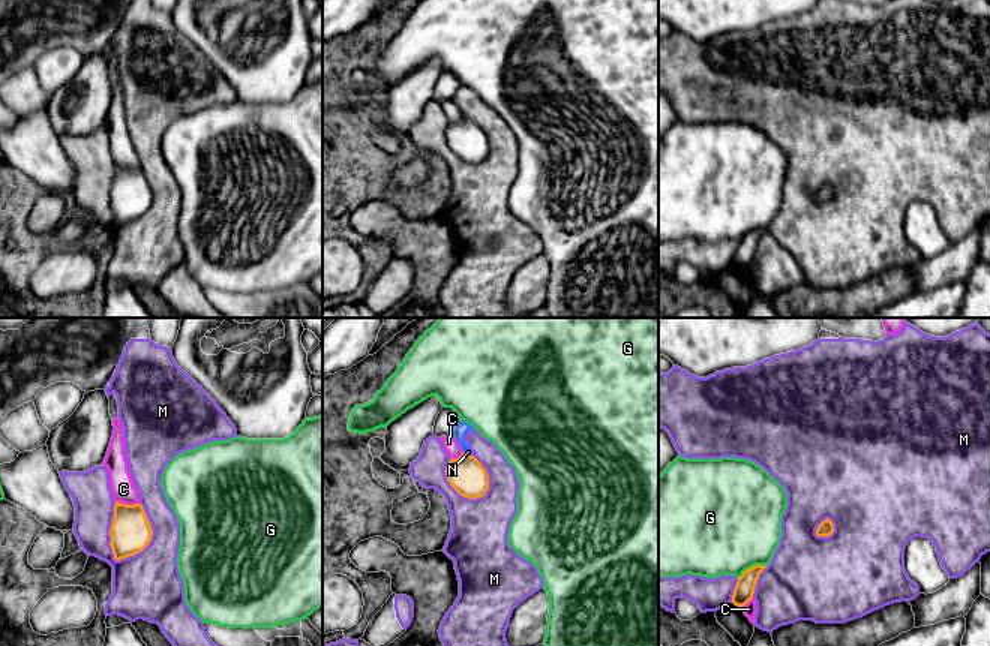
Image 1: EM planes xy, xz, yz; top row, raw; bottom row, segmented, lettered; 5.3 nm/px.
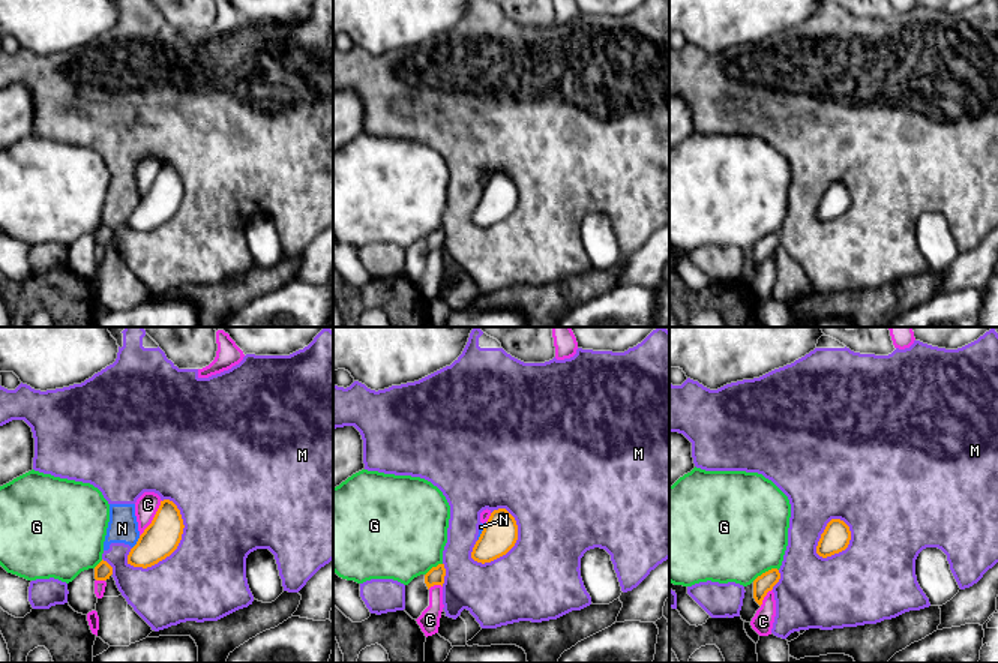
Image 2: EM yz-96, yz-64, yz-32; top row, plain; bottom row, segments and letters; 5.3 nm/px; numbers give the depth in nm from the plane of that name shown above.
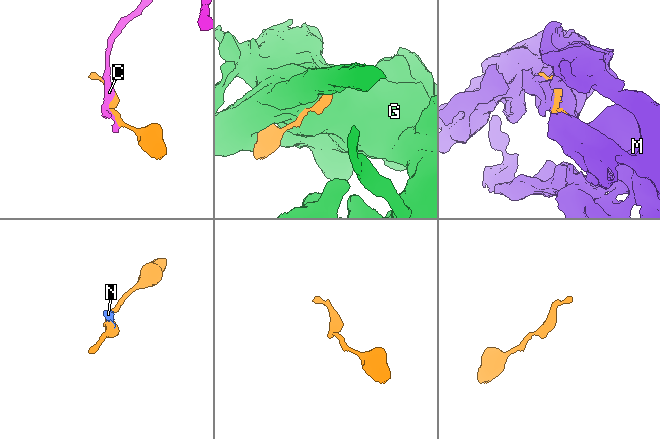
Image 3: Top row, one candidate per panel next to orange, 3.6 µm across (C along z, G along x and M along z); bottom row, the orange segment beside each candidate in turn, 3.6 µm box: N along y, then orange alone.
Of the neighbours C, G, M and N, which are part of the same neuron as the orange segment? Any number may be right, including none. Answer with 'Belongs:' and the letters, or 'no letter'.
Belongs: no letter

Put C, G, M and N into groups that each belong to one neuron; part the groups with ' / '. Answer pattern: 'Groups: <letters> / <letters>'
Groups: C / G / M N

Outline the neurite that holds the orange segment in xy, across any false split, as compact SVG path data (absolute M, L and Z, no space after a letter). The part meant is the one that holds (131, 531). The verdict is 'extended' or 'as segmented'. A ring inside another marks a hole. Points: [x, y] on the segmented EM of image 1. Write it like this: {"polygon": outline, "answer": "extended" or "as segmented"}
{"polygon": "M116 502L110 529L114 559L120 561L142 552L152 541L153 529L141 504Z", "answer": "as segmented"}

